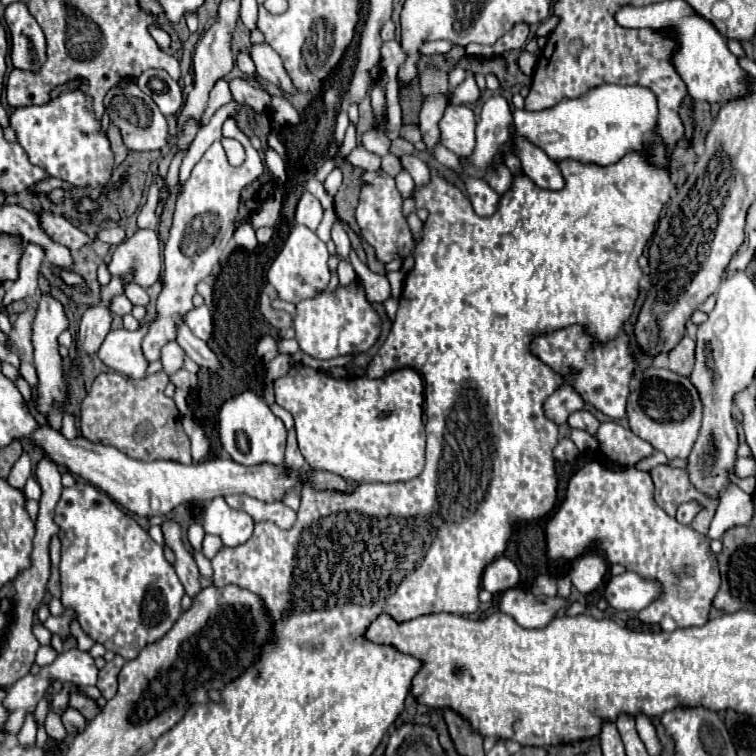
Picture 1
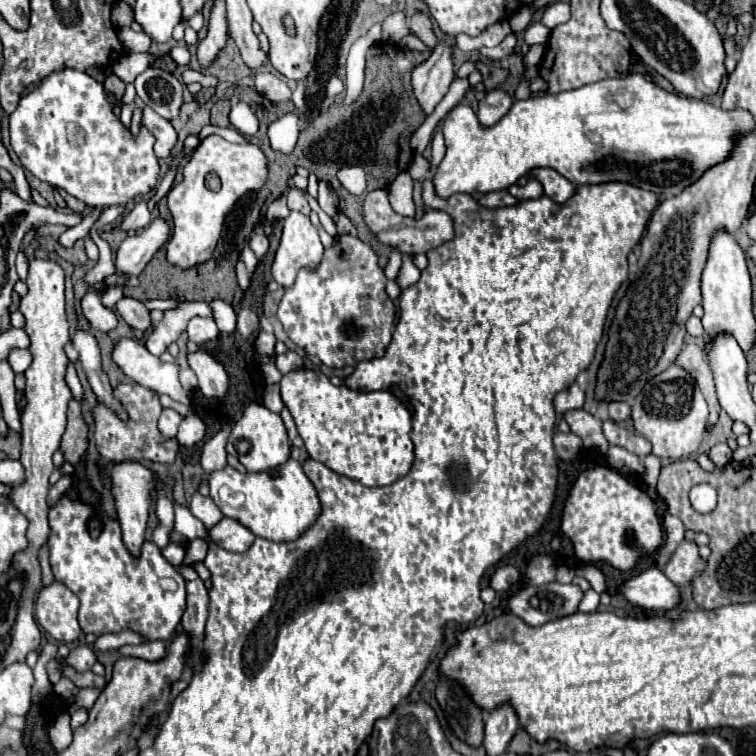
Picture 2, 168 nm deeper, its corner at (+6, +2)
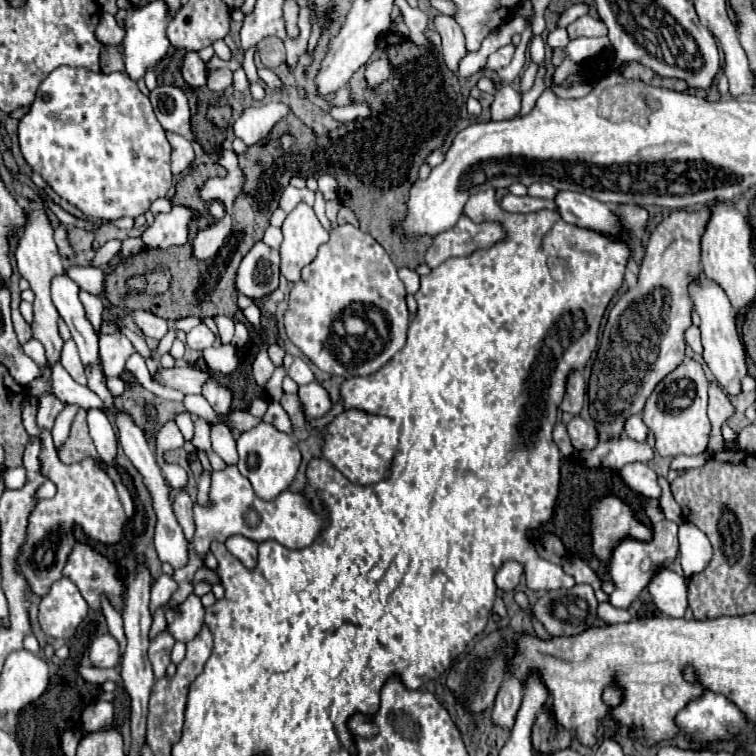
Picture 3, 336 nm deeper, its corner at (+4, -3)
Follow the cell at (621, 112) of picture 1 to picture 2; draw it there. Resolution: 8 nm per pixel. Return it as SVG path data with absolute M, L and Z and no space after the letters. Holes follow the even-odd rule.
M633 73L625 79L603 79L573 91L549 93L515 101L511 111L495 125L483 127L475 111L467 105L457 105L443 119L443 137L447 153L435 171L433 187L441 199L449 199L455 193L491 193L511 187L519 177L539 167L549 167L569 179L573 185L599 185L599 183L629 183L639 189L653 191L655 195L675 197L685 187L693 185L713 165L729 159L735 143L753 133L755 121L745 109L725 111L701 99L691 99L679 93L669 93L659 85L647 81L643 75ZM621 89L635 95L629 109L621 109L617 103L609 103L607 97Z

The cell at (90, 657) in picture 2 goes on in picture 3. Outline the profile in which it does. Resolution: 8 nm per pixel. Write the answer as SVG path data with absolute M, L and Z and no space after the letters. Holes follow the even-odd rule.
M105 634L93 640L89 660L95 668L115 668L119 662L119 644L113 636Z

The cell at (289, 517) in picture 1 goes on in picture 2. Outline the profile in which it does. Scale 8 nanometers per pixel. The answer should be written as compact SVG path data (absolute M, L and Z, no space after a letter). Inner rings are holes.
M289 459L277 477L265 473L239 473L233 467L223 467L209 475L209 491L215 505L225 517L231 517L251 529L255 535L269 541L295 541L305 529L309 529L321 515L321 501L317 497L315 485L307 479L305 471L295 459ZM227 485L225 501L221 497L221 487Z

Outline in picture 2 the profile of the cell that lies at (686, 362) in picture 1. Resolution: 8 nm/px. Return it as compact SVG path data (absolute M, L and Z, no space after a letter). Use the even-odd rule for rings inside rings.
M685 345L675 361L679 367L687 369L695 379L697 383L701 385L701 391L709 403L709 421L707 421L707 427L713 429L719 421L719 411L721 411L721 405L717 401L717 395L715 395L715 385L713 385L713 375L711 375L711 369L707 365L707 357L705 357L705 351L697 345Z

